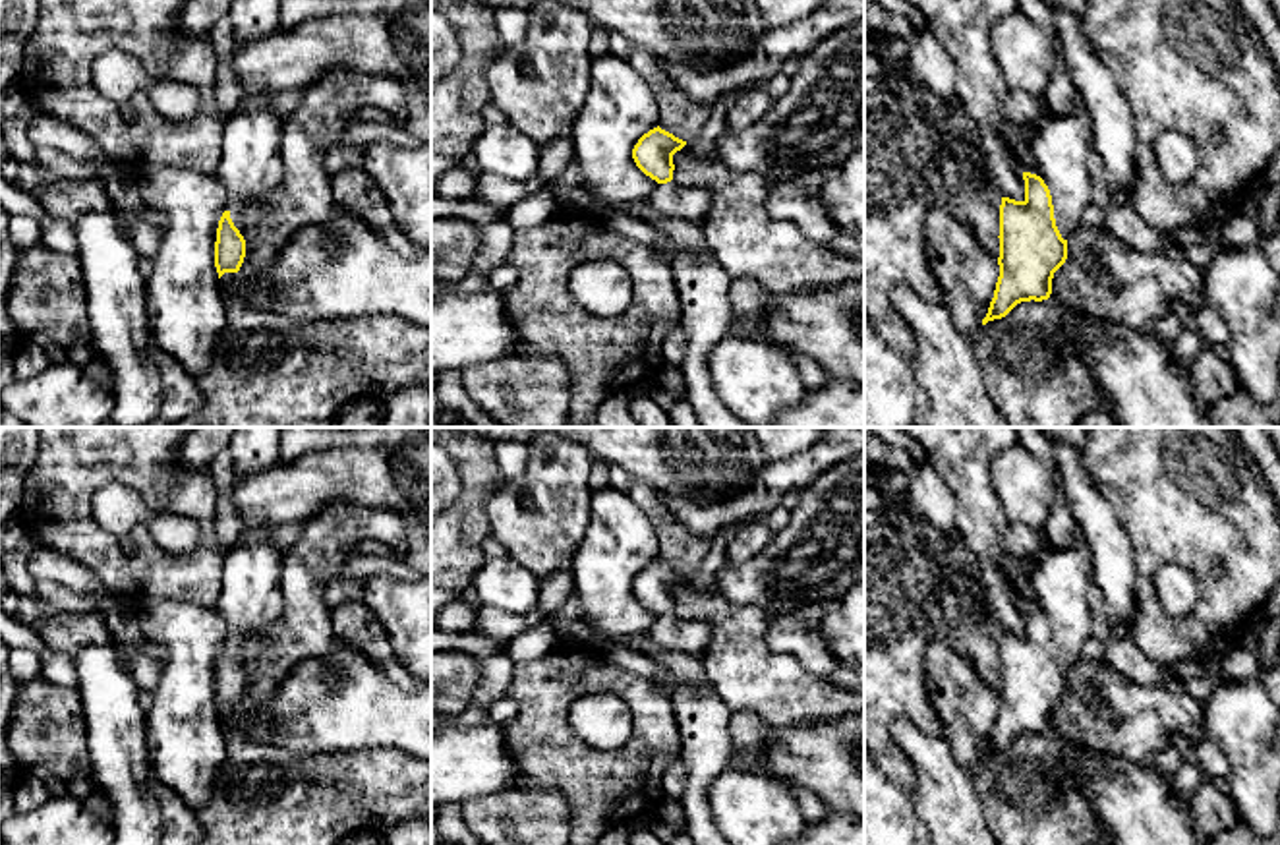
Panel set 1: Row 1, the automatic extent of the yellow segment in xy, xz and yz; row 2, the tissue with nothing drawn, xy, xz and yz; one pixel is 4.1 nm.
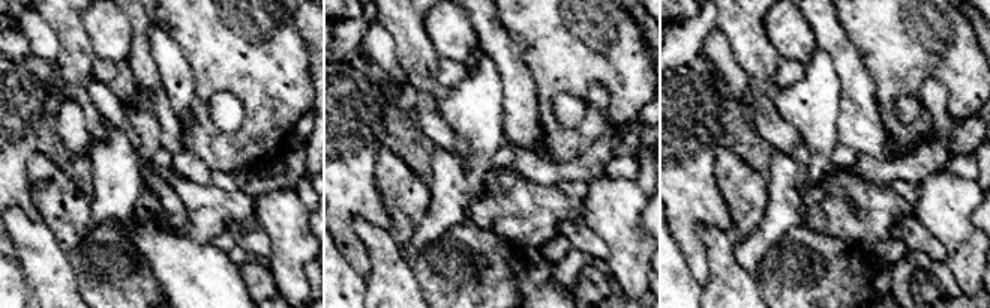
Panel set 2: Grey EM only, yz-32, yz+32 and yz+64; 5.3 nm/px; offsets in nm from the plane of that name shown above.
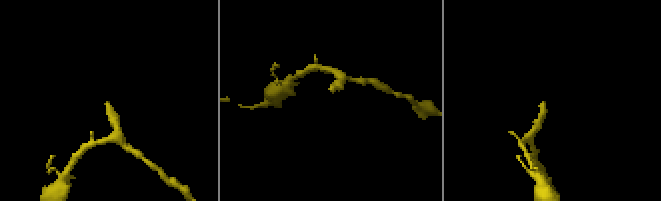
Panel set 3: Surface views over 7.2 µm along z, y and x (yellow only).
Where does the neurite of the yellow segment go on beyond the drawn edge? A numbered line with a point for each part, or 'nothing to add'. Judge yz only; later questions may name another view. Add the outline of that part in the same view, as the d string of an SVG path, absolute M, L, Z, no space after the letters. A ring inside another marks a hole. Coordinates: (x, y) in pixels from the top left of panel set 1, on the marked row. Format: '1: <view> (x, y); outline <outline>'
1: yz (1060, 147); outline M1077 99L1075 108L1069 114L1062 114L1062 116L1052 114L1050 118L1046 118L1038 131L1027 135L1027 145L1033 155L1034 166L1031 170L1025 170L1021 166L1021 170L1036 174L1044 180L1044 184L1048 186L1050 195L1052 195L1056 226L1058 226L1062 238L1069 240L1081 228L1081 215L1087 209L1087 205L1091 203L1092 182L1091 182L1091 174L1089 174L1087 157L1092 147L1092 122L1091 122L1085 102L1081 99Z

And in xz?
1: xz (669, 200); outline M667 182L657 184L648 201L663 217L684 219L700 224L712 207L712 193L704 188L683 188L675 182Z

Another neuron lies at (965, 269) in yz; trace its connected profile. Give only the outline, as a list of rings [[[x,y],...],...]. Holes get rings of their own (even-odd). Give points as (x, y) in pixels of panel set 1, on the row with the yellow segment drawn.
[[[940,207],[926,215],[924,240],[944,306],[957,331],[969,338],[982,327],[994,298],[998,259],[967,224]]]

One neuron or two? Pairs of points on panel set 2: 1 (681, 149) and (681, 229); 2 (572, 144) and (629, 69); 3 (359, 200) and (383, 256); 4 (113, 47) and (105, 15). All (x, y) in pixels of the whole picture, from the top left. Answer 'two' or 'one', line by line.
1: one
2: one
3: two
4: one

